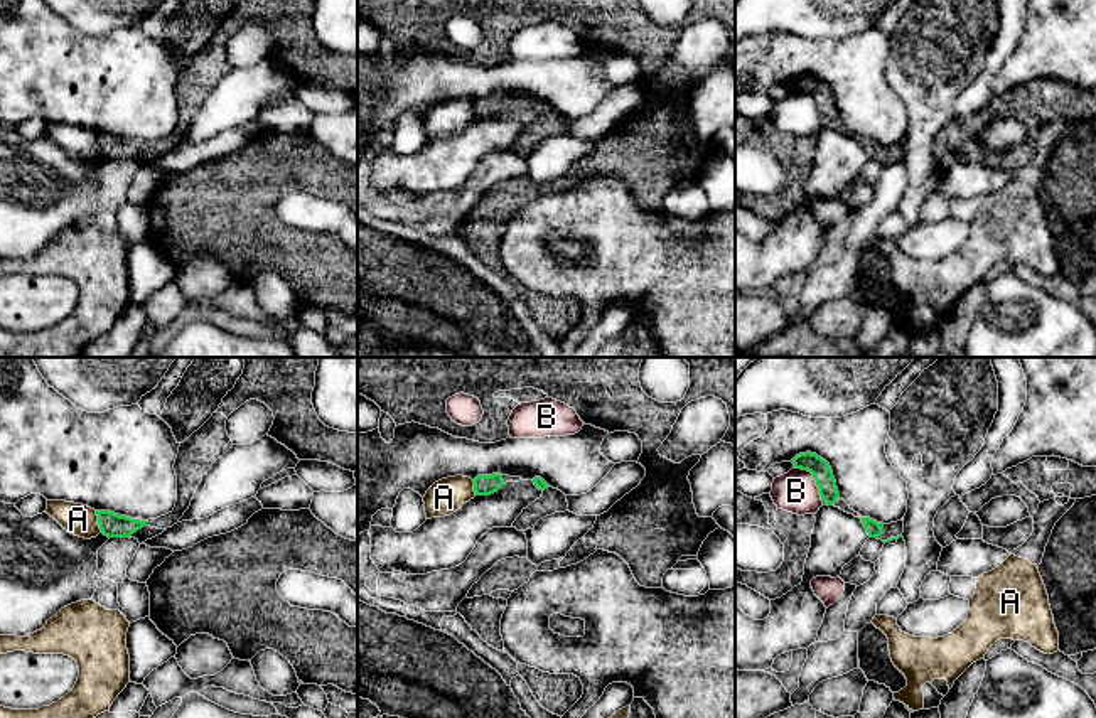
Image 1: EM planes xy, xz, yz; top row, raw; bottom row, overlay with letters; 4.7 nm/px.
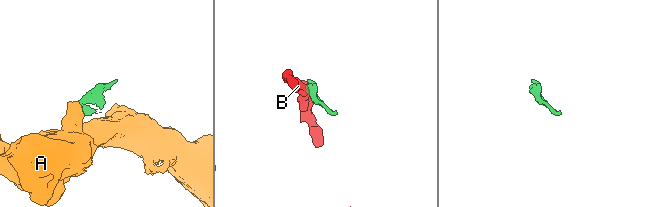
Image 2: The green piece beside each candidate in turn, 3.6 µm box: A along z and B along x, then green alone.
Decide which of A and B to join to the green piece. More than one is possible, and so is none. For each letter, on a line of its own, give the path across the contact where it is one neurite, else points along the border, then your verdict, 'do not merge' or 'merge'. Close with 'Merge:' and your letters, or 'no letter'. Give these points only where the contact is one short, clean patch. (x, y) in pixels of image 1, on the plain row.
A: along xy (95, 133), (102, 154) | do not merge
B: along yz (795, 88), (811, 96), (822, 123) | do not merge
Merge: no letter

